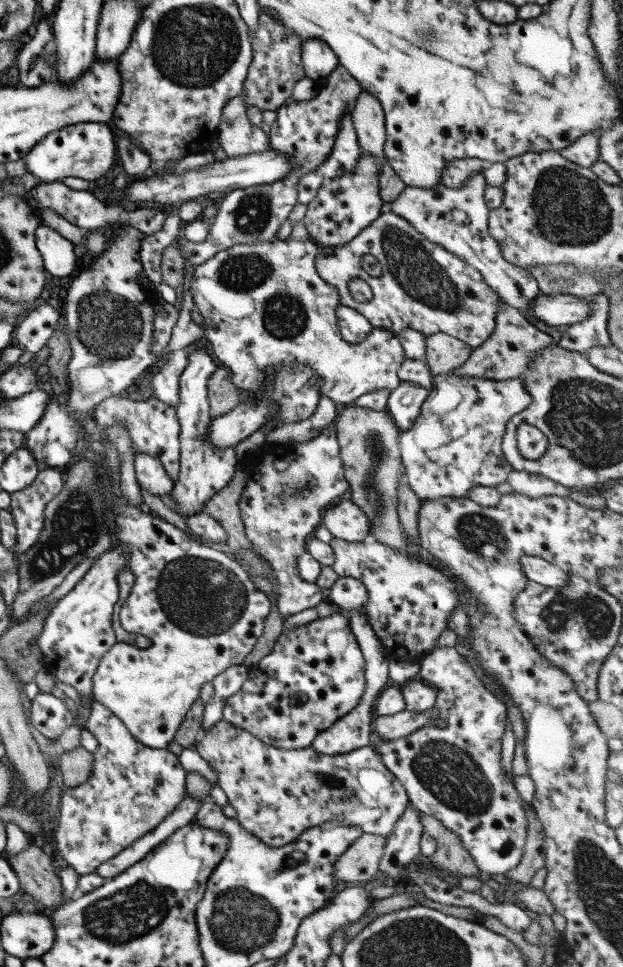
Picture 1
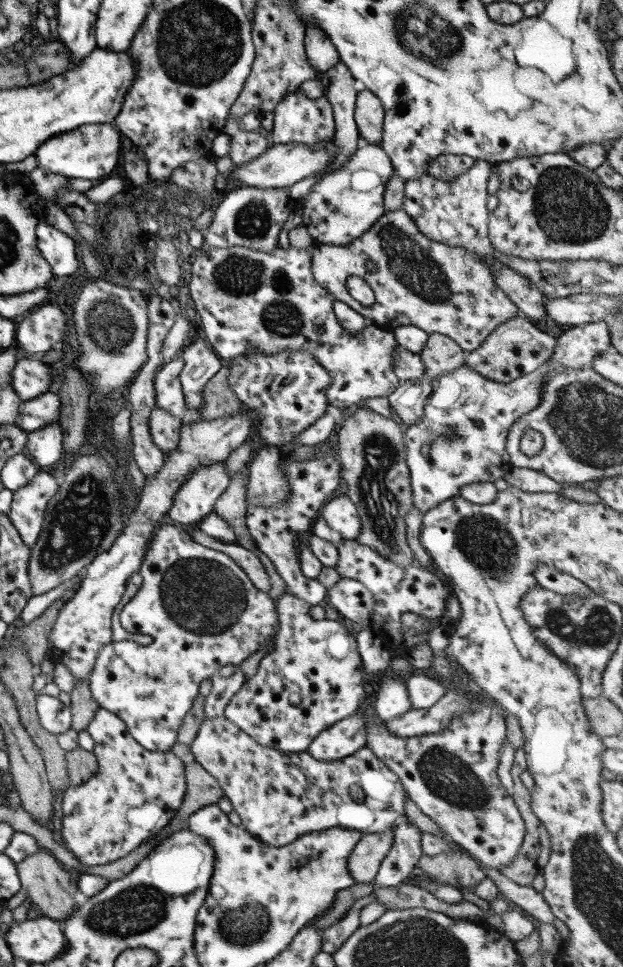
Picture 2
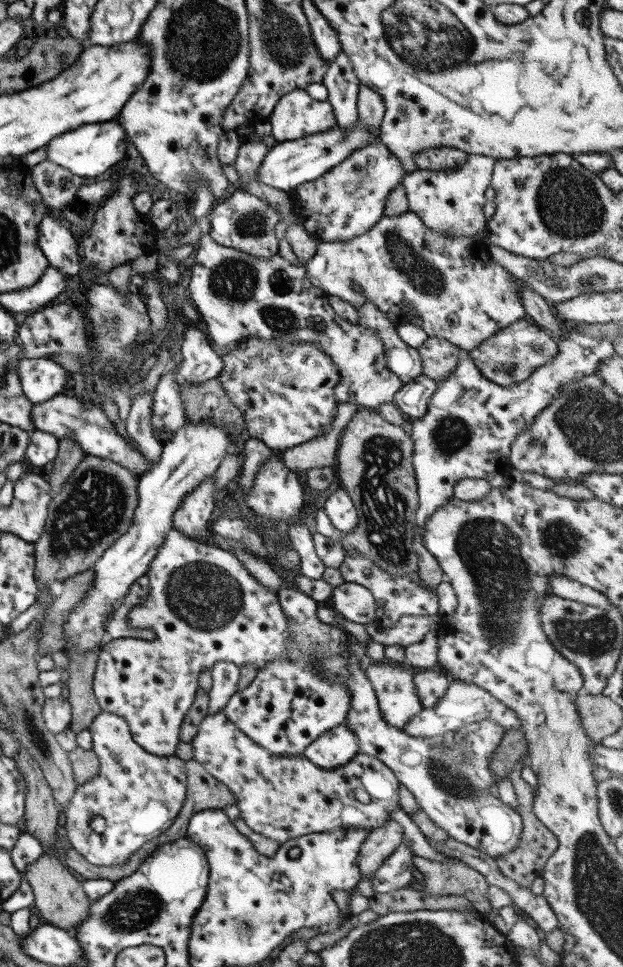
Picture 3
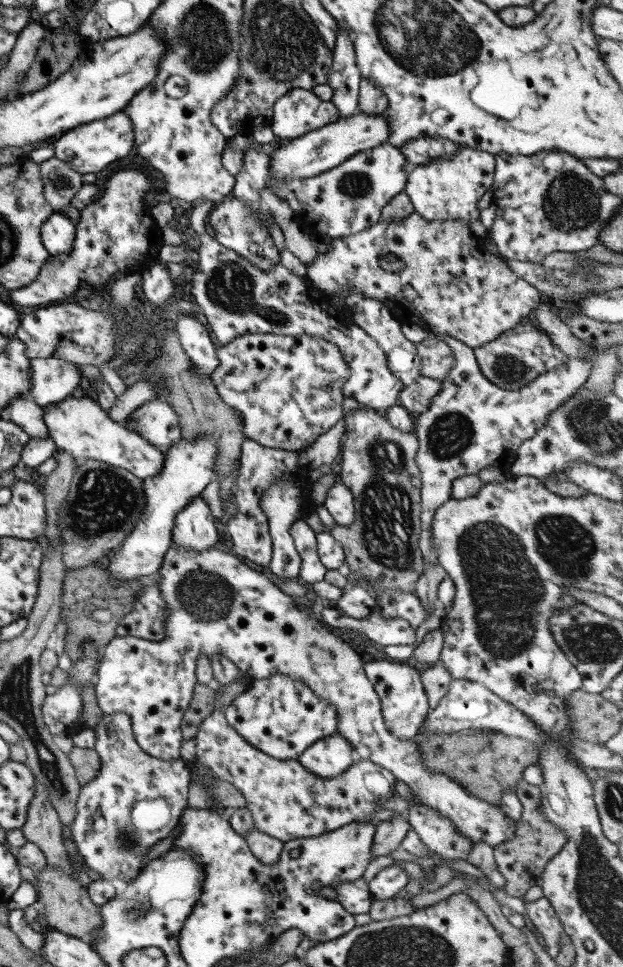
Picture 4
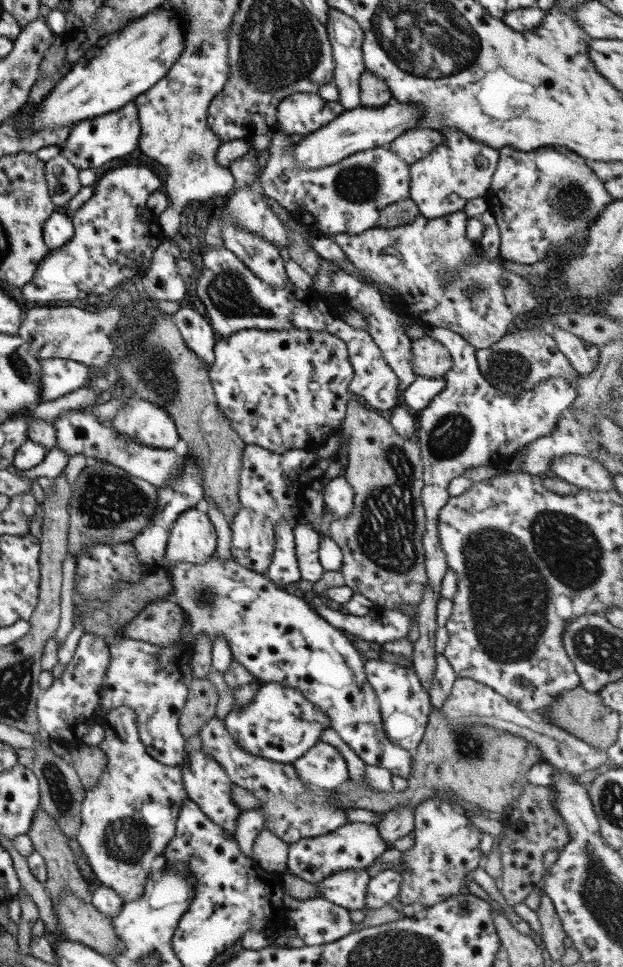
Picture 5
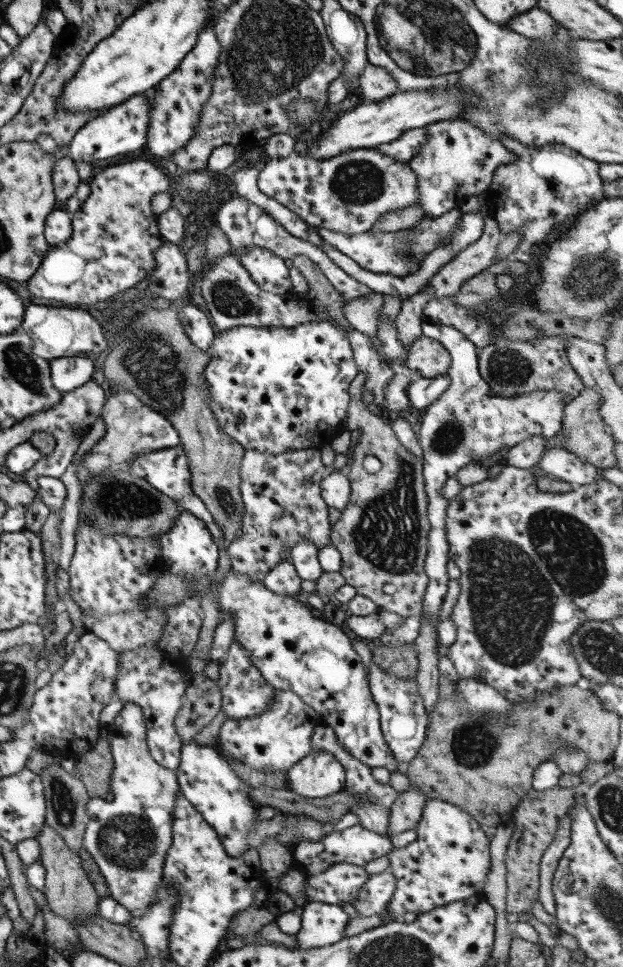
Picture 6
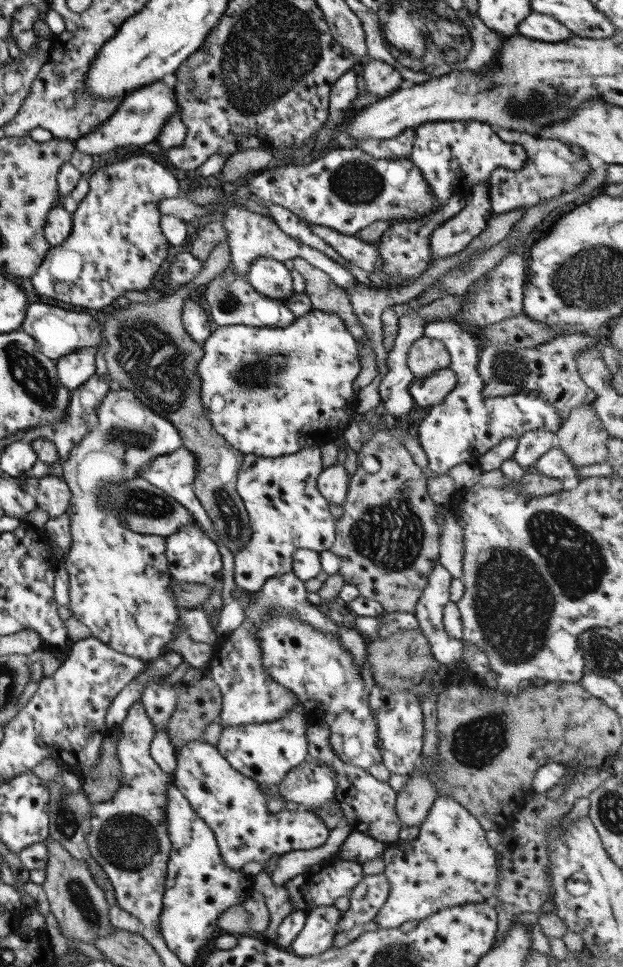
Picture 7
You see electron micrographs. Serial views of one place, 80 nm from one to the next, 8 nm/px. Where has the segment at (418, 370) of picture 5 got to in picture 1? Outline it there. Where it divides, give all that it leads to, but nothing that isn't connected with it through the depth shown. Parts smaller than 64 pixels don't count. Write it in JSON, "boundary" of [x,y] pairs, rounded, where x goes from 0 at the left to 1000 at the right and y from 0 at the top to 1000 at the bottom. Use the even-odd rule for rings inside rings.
{"boundary":[[[695,344],[681,349],[682,372],[689,385],[697,388],[714,388],[750,373],[759,363],[737,350],[719,345]]]}

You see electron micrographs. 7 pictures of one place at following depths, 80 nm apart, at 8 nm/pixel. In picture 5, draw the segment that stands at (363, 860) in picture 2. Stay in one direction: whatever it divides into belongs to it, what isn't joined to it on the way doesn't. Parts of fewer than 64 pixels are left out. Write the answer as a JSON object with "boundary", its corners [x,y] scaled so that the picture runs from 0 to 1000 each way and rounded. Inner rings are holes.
{"boundary":[[[642,832],[624,837],[604,852],[608,867],[618,870],[620,878],[629,877],[629,872],[663,859],[665,835]]]}

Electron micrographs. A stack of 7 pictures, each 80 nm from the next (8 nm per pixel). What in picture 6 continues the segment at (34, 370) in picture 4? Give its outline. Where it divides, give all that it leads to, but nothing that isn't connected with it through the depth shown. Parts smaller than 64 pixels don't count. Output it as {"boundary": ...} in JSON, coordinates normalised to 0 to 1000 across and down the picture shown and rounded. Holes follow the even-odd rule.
{"boundary":[[[88,370],[77,373],[83,398],[98,406],[111,405],[136,397],[151,385],[143,370]]]}

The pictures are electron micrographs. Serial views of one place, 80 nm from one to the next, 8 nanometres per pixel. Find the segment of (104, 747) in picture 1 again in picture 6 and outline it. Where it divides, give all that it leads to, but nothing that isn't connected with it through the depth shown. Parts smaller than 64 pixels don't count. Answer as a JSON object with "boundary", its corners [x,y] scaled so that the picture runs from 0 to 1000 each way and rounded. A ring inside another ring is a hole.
{"boundary":[[[201,727],[181,748],[165,749],[172,757],[175,778],[181,786],[181,797],[177,802],[175,822],[141,826],[136,840],[141,844],[133,858],[130,872],[140,883],[164,904],[173,916],[177,928],[197,939],[231,943],[250,929],[252,919],[260,914],[260,898],[268,878],[274,873],[274,854],[278,852],[278,832],[291,822],[278,796],[254,792],[242,785],[234,774],[233,751],[226,743],[226,733],[213,727]]]}

